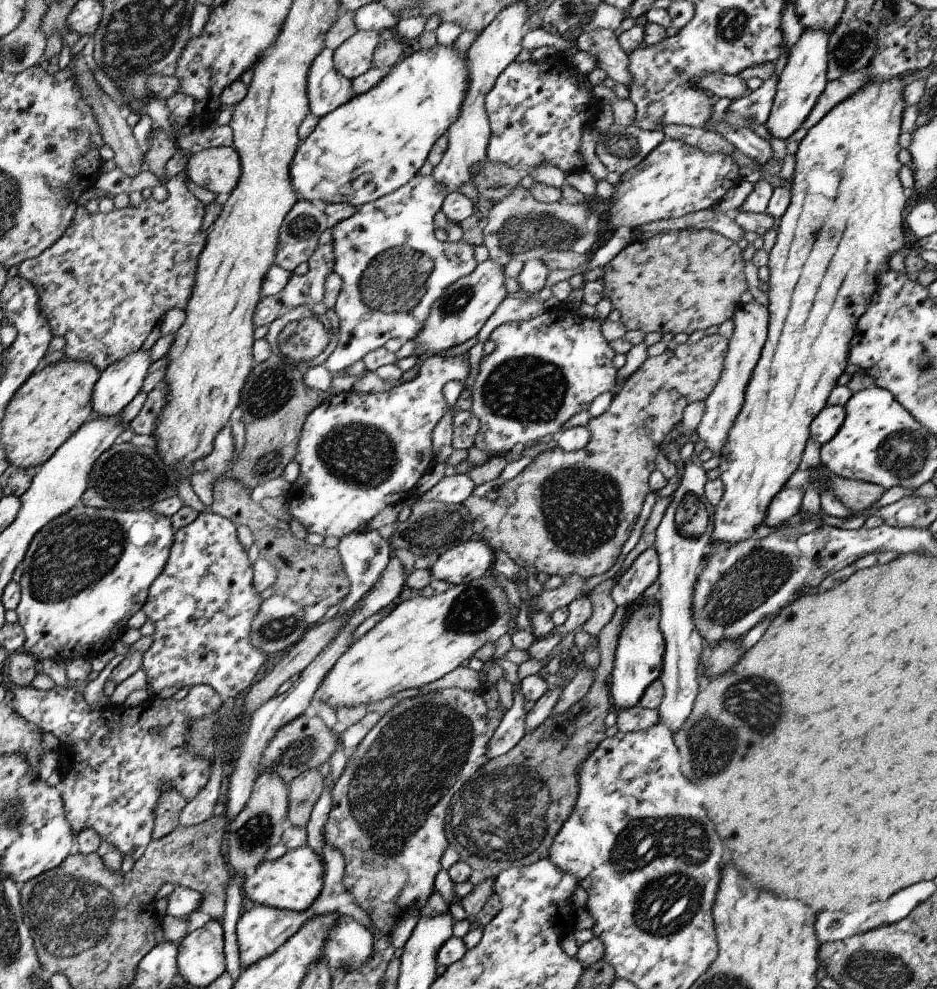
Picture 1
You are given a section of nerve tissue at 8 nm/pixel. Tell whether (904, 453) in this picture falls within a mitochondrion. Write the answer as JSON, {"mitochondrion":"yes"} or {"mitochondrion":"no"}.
{"mitochondrion":"yes"}

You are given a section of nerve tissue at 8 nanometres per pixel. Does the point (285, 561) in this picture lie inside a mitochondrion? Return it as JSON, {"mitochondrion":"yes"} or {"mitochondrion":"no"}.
{"mitochondrion":"no"}

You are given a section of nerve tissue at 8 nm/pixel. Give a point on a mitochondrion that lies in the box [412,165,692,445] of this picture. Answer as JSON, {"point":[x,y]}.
{"point":[528,389]}

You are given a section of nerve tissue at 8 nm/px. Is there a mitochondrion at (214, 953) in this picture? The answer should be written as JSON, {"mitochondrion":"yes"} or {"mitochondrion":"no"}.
{"mitochondrion":"no"}

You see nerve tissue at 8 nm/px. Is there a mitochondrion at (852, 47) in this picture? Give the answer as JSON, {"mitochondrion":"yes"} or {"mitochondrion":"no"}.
{"mitochondrion":"yes"}

